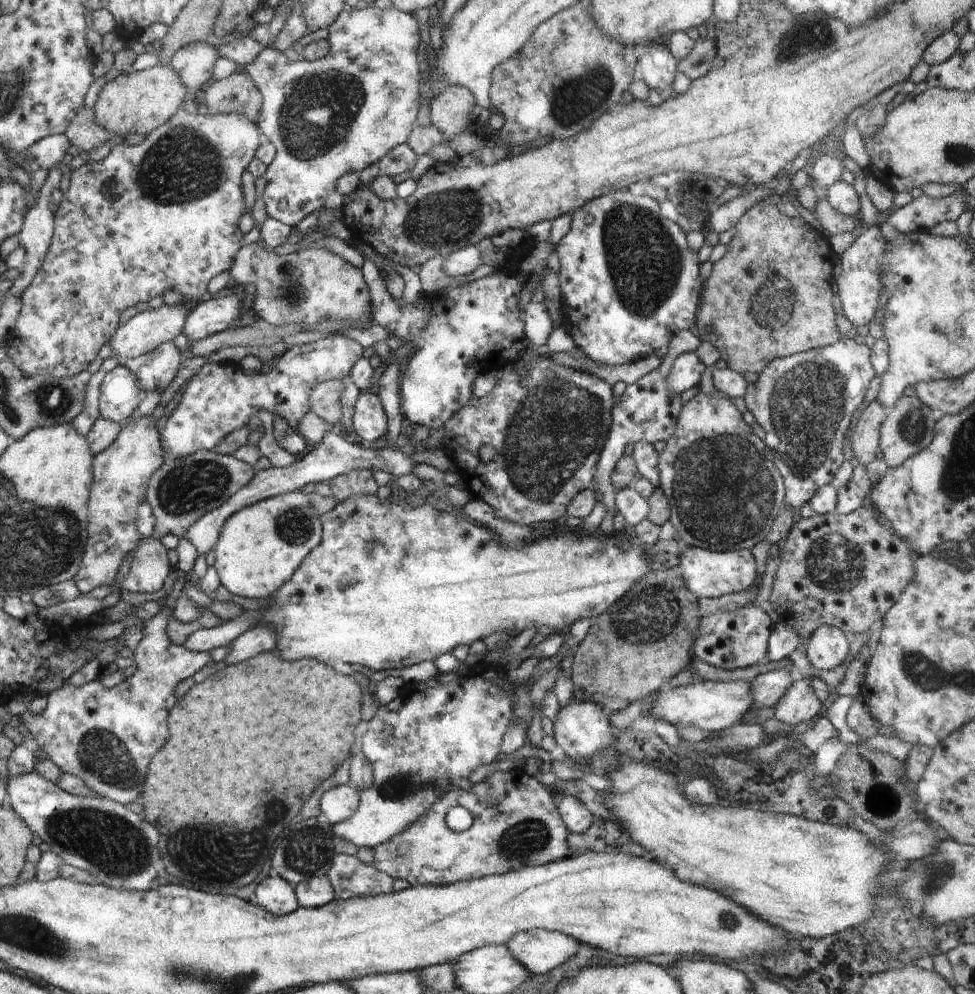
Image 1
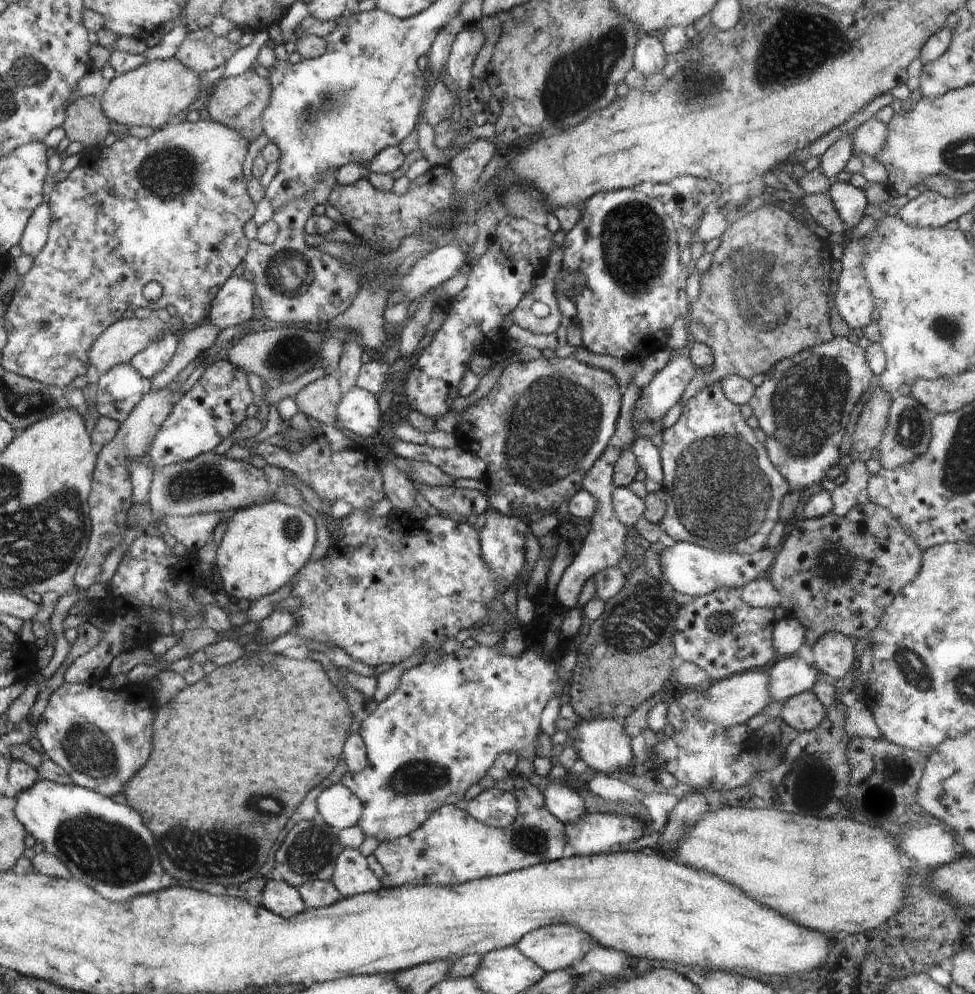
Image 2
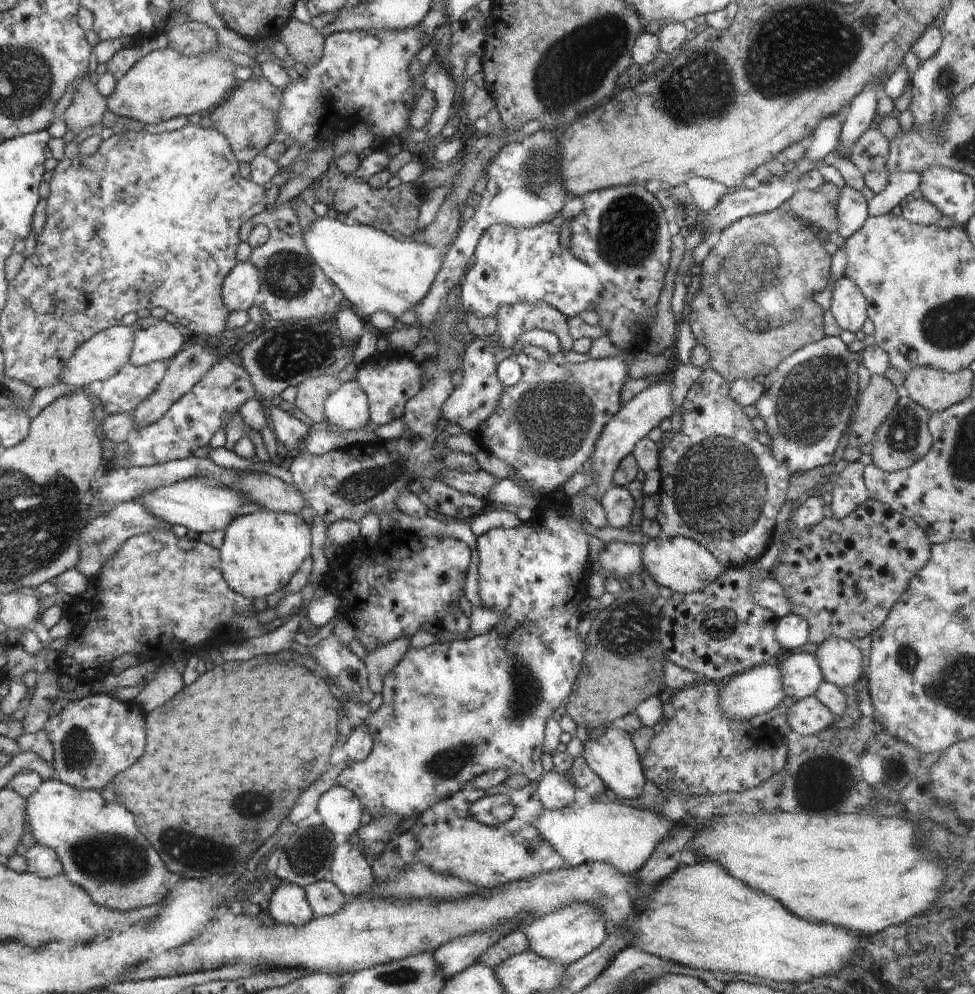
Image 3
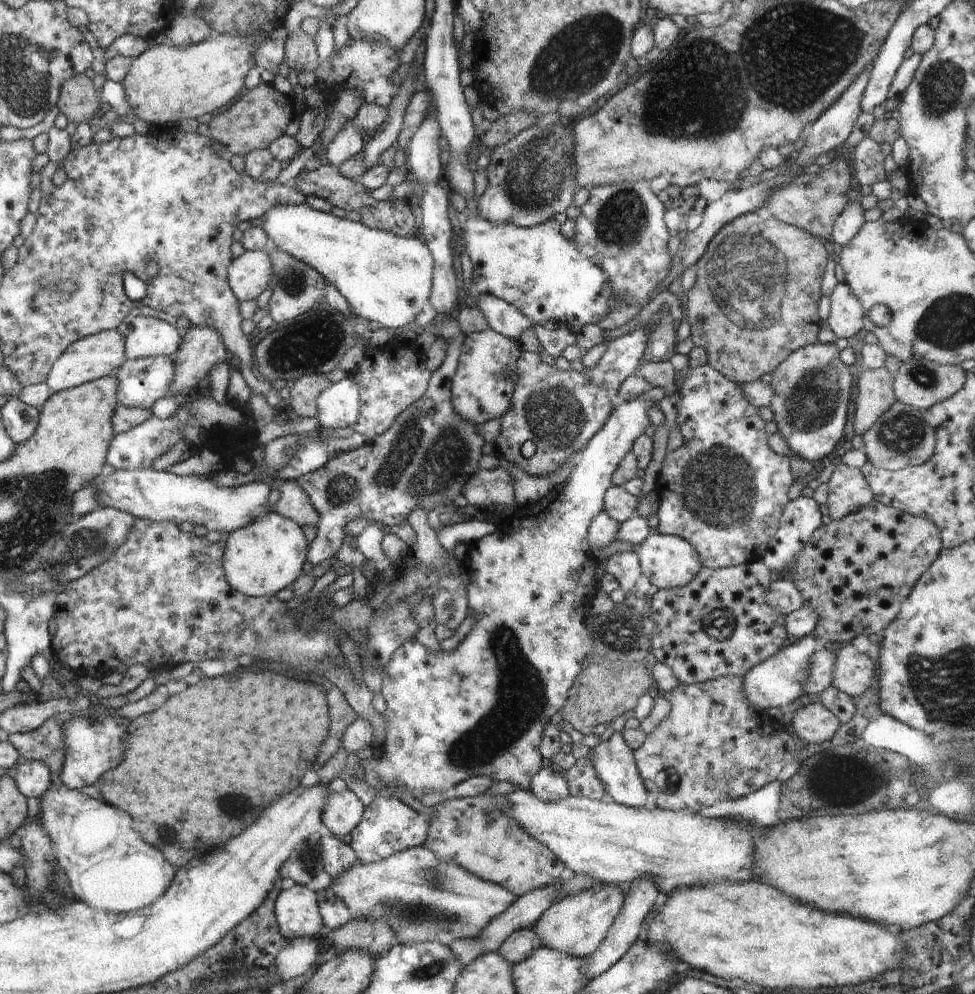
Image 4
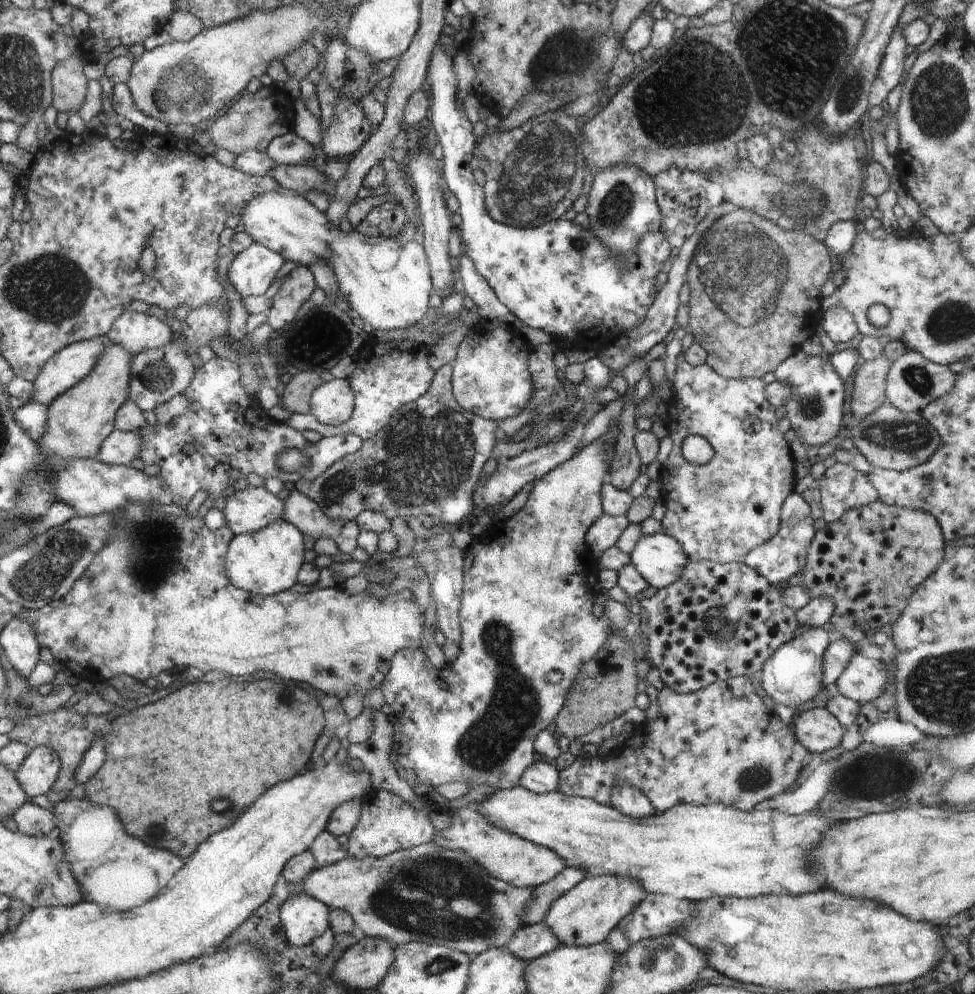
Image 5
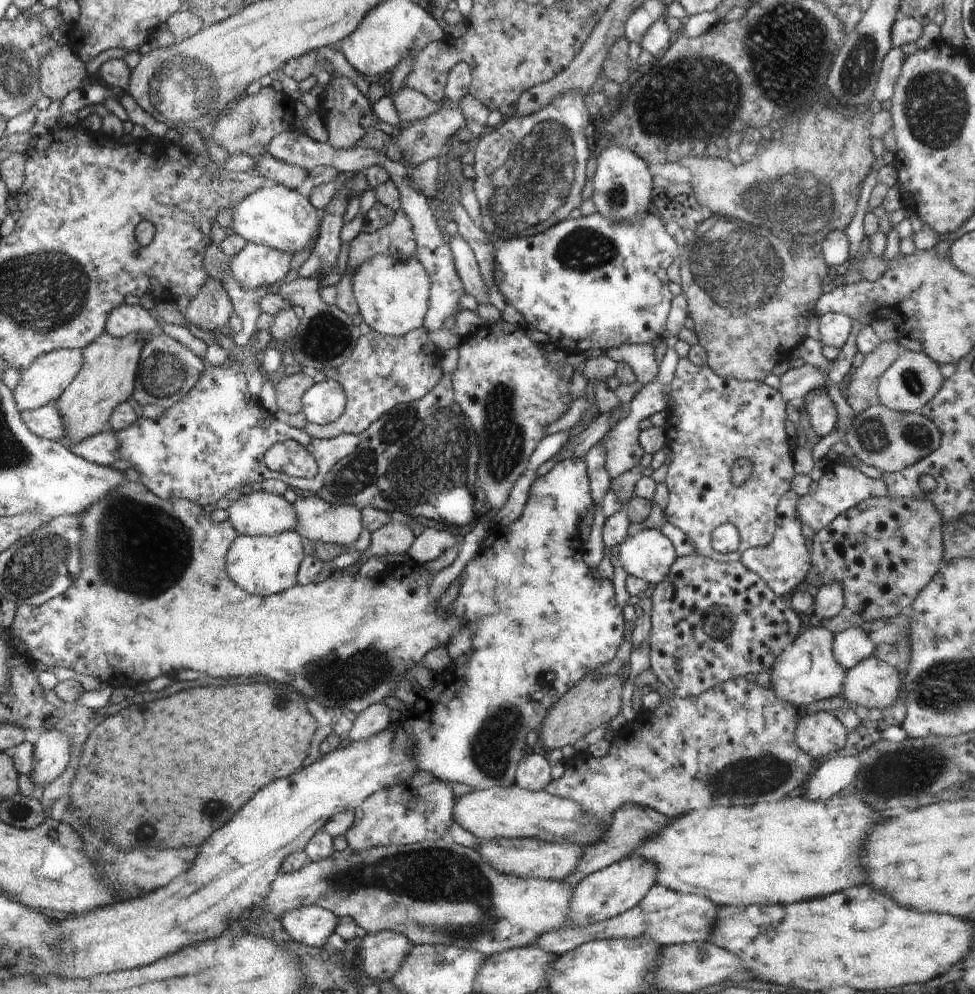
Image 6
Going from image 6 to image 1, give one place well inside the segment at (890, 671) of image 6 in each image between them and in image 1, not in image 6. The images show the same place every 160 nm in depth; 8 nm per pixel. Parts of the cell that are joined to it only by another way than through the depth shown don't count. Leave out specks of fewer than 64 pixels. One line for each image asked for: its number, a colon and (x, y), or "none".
1: (828, 648)
2: (834, 656)
3: (840, 661)
4: (853, 672)
5: (863, 679)

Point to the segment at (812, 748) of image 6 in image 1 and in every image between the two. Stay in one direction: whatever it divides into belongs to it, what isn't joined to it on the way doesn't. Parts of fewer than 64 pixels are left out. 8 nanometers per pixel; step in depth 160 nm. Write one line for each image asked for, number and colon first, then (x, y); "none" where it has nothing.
1: (800, 704)
2: (804, 712)
3: (807, 717)
4: (814, 723)
5: (816, 729)

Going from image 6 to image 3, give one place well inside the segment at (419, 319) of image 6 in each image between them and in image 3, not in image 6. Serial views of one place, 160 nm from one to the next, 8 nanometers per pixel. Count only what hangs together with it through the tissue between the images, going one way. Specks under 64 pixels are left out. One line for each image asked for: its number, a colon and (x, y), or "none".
3: (376, 272)
4: (385, 277)
5: (387, 282)

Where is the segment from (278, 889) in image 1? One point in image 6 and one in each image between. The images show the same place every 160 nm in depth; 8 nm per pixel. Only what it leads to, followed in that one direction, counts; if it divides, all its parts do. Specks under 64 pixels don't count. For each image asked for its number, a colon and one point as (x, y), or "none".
2: (279, 897)
3: (289, 906)
4: (296, 909)
5: (304, 917)
6: (311, 925)

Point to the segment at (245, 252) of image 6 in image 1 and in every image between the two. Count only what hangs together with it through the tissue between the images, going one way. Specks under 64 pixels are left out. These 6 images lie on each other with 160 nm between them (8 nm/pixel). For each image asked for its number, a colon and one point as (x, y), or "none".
1: (213, 316)
2: (233, 306)
3: (242, 285)
4: (248, 276)
5: (253, 269)

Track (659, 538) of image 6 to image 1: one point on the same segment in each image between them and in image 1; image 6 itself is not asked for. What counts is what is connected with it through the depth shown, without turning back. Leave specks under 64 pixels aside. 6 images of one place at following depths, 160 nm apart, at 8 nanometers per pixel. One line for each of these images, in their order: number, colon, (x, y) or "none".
1: (707, 573)
2: (691, 569)
3: (681, 564)
4: (669, 561)
5: (660, 559)

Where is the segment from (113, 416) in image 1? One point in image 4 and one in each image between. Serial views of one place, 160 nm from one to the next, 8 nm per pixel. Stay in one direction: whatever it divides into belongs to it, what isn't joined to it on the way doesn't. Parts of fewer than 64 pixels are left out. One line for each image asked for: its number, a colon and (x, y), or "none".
2: (120, 390)
3: (126, 391)
4: (142, 381)

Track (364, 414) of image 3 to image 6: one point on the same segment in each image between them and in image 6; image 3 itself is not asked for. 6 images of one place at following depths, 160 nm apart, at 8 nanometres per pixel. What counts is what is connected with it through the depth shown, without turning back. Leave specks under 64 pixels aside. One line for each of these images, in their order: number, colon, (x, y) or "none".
4: (339, 405)
5: (332, 403)
6: (324, 402)

